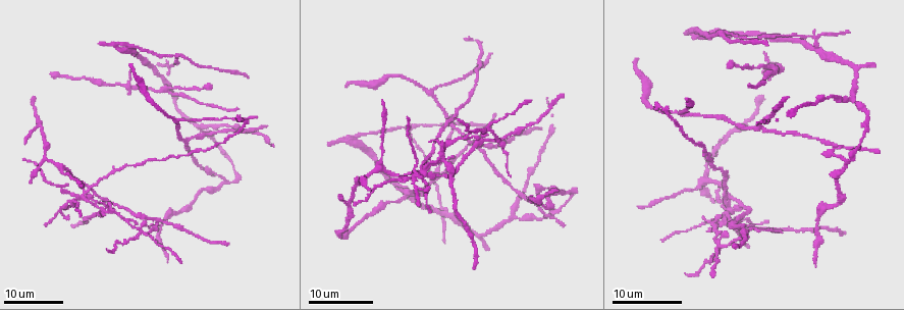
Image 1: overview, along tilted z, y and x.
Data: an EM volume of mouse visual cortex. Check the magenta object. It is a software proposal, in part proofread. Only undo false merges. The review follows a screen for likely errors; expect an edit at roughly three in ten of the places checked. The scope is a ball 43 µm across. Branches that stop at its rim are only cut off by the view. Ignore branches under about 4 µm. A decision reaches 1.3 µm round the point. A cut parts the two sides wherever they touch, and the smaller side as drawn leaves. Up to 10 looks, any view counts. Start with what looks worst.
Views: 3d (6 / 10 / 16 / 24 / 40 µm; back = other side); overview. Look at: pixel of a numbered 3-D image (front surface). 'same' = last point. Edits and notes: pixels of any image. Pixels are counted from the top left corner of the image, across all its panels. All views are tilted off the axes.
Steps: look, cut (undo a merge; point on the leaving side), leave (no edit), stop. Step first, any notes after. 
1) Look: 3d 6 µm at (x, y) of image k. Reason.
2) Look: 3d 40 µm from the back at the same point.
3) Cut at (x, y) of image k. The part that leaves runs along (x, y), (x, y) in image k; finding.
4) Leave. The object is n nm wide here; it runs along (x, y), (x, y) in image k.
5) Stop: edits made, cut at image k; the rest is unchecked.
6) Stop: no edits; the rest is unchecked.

Look: 3d 24 µm at (126, 85) of image 1.

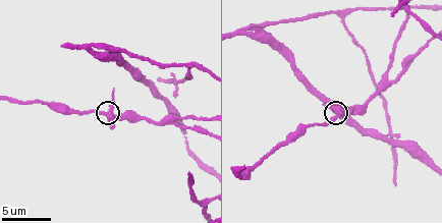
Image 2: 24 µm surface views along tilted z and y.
Look: 3d 6 µm at (338, 114) of image 2. Zoom in.

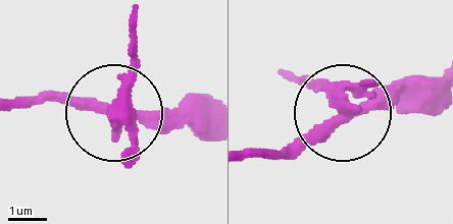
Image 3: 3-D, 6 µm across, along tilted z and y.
Cut at (133, 61) of image 3. 4 arms meet here; the part that leaves runs along (117, 115), (136, 18) in image 3; a second neuron is stuck on.

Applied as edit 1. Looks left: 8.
Look: overview.

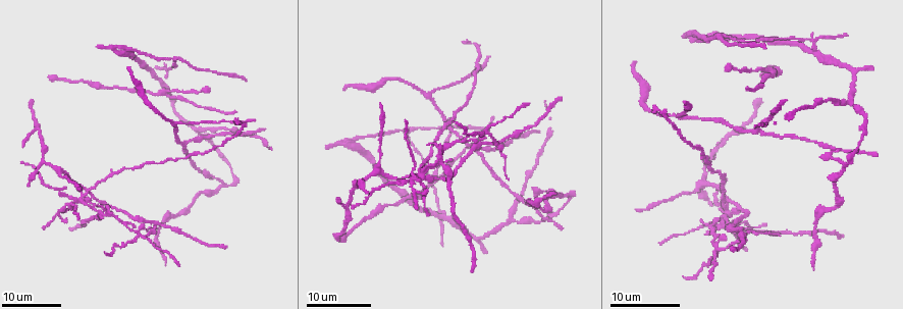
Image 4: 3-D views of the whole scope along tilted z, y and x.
Look: 3d 24 µm at (164, 92) of image 4. Side arm on a straight run.

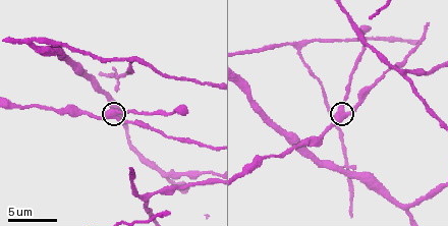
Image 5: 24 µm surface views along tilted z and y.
Look: 3d 10 µm at (117, 118) of image 5.

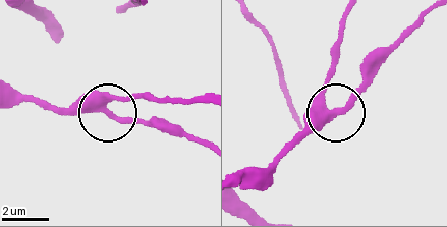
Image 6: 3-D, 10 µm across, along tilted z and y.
Leave. The side arm is 14 µm long; one neuron here.

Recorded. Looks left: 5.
Look: 3d 6 µm at (133, 58) of image 5. Small branch off a trunk.

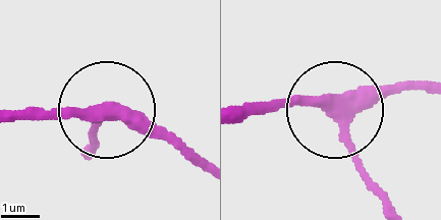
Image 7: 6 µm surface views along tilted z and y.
Leave. 3 arms meet here; all the same neuron.

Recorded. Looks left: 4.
Look: 3d 16 µm at (703, 180) of image 4. Arms part here.

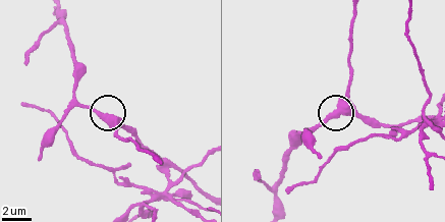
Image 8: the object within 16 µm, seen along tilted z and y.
Look: 3d 6 µm at (111, 118) of image 8.

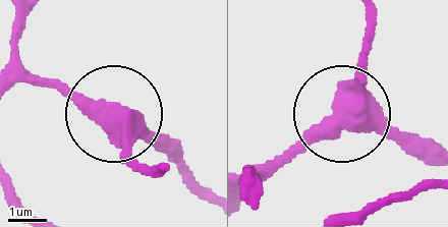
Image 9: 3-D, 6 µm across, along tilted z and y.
Leave. It runs along (435, 148), (348, 109), (370, 39) in image 9; one neuron here.

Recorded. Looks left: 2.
Look: 3d 16 µm at (199, 167) of image 4. Two arms in line, one across.

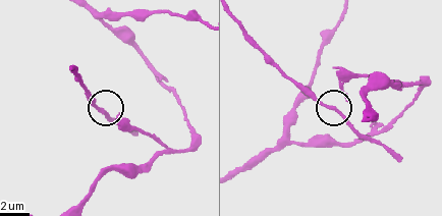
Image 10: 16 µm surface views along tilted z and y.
Look: 3d 10 µm at (334, 110) of image 10.

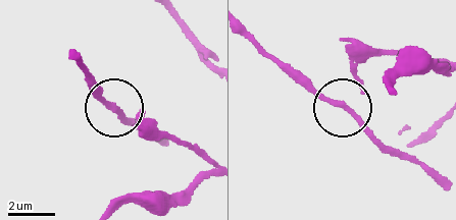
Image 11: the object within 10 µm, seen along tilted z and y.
Leave. The object is 170 nm wide here; one neuron here.

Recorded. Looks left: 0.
Stop: edits made, cut at image 3; the rest is unchecked.

